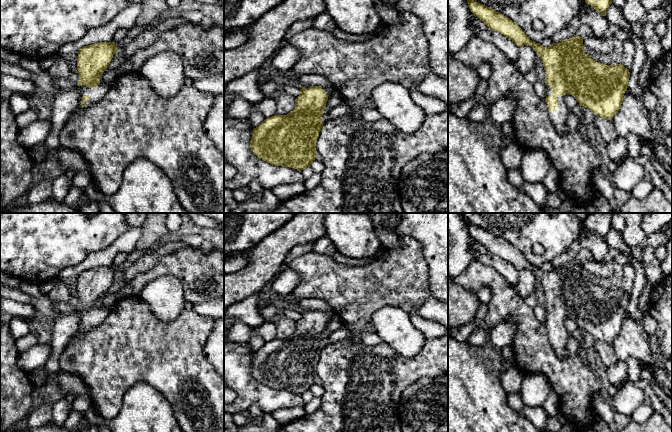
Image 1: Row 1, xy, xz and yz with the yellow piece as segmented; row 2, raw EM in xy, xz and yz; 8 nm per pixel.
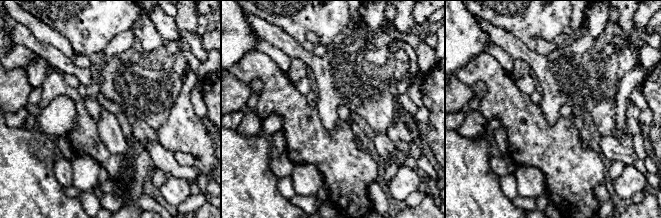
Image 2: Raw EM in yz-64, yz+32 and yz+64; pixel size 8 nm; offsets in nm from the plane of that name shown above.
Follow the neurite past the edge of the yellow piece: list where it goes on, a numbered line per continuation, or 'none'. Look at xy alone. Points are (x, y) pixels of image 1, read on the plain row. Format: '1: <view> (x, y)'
1: xy (95, 318)

